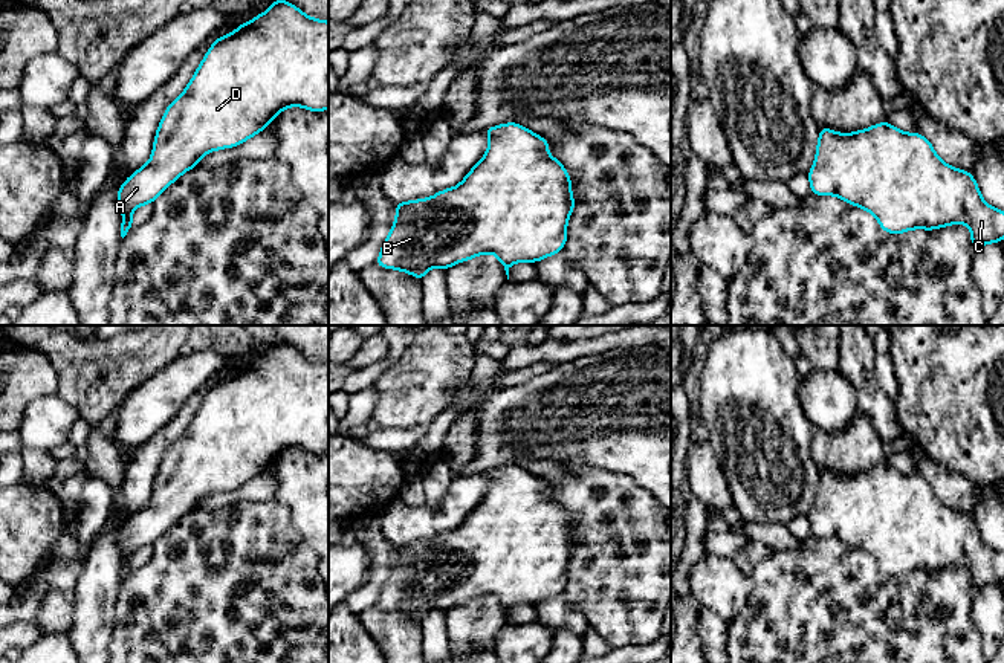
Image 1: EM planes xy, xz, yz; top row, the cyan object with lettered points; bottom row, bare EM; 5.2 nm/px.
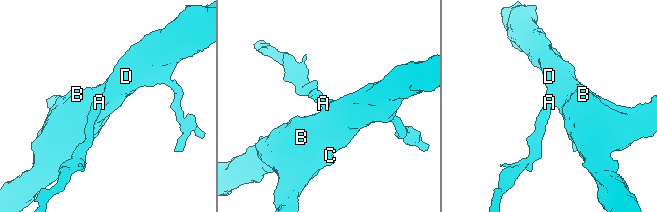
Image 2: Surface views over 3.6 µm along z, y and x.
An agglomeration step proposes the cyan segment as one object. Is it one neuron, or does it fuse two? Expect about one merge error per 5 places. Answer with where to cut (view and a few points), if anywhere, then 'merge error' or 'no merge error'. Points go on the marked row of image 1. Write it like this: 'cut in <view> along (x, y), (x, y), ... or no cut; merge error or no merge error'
no cut; no merge error

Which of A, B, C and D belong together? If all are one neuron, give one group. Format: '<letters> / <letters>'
A B C D

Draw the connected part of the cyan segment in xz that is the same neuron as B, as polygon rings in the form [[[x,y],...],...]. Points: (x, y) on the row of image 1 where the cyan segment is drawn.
[[[518,122],[489,127],[484,134],[489,139],[486,154],[457,186],[428,199],[394,203],[396,222],[376,266],[411,273],[420,283],[432,267],[448,270],[460,261],[494,254],[509,280],[512,264],[535,264],[564,251],[576,202],[565,167],[547,153],[550,144]]]

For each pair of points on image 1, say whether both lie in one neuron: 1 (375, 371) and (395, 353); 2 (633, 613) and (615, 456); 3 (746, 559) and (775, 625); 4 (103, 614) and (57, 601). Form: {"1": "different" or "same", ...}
{"1": "same", "2": "different", "3": "different", "4": "different"}

